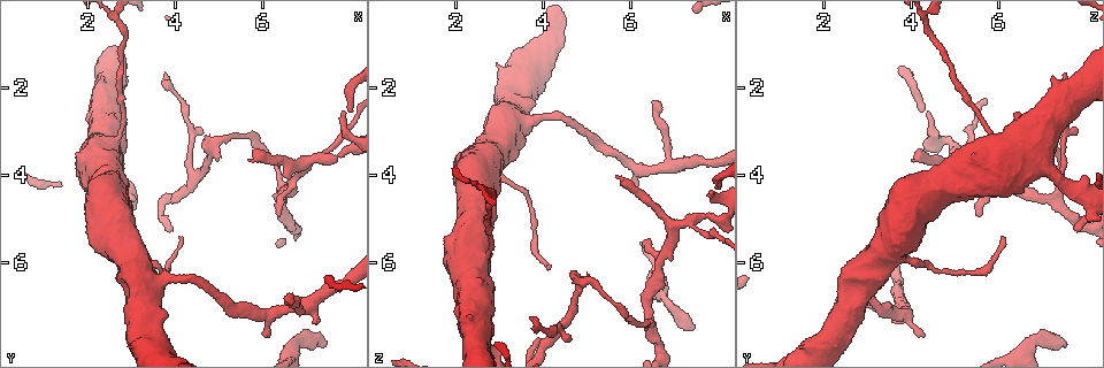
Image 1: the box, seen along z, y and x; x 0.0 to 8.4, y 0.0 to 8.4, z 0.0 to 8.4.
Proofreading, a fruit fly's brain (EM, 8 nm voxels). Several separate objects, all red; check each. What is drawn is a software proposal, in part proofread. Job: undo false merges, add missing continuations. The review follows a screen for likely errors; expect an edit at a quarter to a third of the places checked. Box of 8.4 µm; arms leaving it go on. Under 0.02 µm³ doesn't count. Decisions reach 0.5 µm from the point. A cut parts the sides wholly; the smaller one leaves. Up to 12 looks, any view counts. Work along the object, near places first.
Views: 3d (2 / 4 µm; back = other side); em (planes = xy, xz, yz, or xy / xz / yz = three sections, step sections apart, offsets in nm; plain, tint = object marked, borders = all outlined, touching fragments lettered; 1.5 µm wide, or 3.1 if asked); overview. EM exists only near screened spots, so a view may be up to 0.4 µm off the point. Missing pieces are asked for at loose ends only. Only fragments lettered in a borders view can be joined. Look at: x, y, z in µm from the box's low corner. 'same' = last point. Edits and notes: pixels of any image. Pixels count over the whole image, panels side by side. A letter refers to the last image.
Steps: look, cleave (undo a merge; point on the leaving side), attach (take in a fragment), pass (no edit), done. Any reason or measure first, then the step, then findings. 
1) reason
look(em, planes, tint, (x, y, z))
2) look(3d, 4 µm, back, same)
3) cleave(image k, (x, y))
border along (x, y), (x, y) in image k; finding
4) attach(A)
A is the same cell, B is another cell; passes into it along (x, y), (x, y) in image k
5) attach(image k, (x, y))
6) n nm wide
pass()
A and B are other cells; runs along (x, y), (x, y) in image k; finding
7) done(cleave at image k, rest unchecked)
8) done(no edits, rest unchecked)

branch stops here
look(3d, 4 µm, (3.90, 5.20, 7.65))

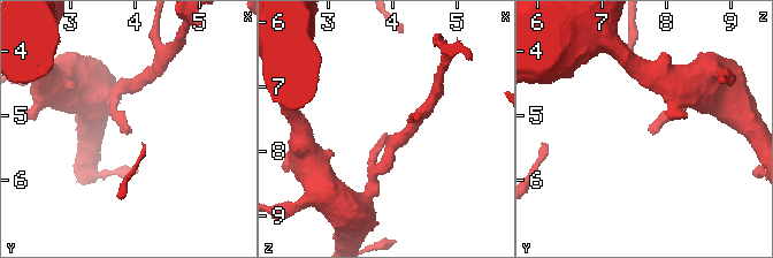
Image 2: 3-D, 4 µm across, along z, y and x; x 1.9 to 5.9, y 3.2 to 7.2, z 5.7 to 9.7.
look(em, xz, step 8, tint, (3.90, 5.20, 7.70))

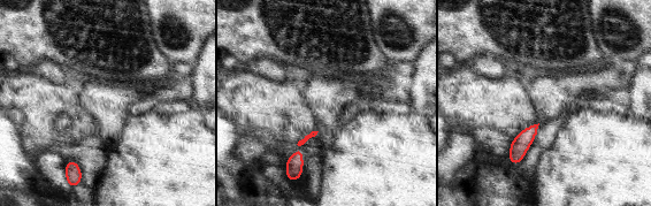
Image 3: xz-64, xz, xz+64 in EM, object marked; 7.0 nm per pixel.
look(em, planes, borders, same)

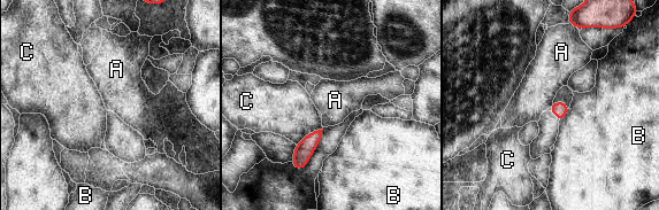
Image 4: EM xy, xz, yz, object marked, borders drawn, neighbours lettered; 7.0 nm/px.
pass()
A, B and C are other cells; border along (552, 102), (548, 108) in image 4; none of them fits

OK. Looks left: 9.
sharp bend
look(em, planes, borders, (5.00, 3.15, 6.40))

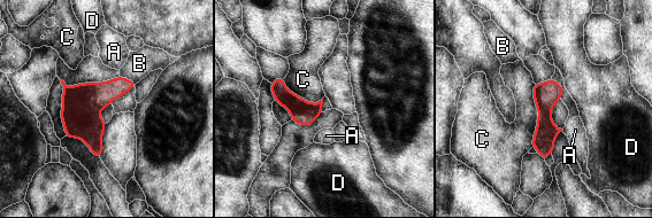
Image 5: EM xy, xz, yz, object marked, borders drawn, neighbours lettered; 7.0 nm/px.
C touches over 460 nm
cleave(image 5, (284, 96))
A, B, C and D are other cells; border along (291, 114), (308, 113), (315, 117) in image 5; two cells meet here

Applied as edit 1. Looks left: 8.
free end
look(em, yz, step 8, borders, (7.45, 7.85, 7.55))

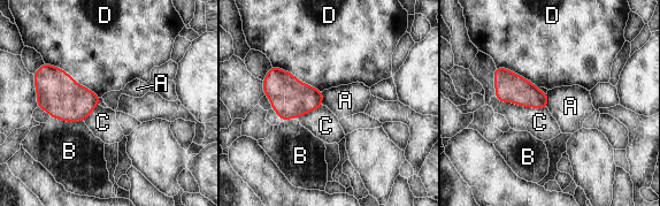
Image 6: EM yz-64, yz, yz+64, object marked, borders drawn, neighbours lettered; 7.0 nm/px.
cut it another way
look(em, planes, borders, same)

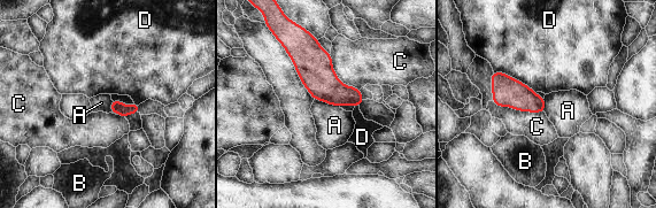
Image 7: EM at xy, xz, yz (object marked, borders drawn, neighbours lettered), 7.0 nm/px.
C touches over 380 nm
pass()
A, B, C and D are other cells; border along (493, 70), (522, 81), (535, 92) in image 7; no lettered fragment goes on from it

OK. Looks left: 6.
an open end
look(em, planes, borders, (6.60, 6.95, 2.30))

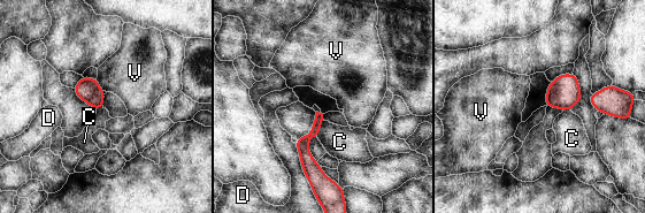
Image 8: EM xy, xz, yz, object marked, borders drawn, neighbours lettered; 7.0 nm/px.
pass()
C, D and V are other cells; runs along (319, 115), (305, 141), (311, 177) in image 8; none of them fits

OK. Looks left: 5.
sudden change in width
look(3d, 4 µm, (2.80, 3.05, 5.75))

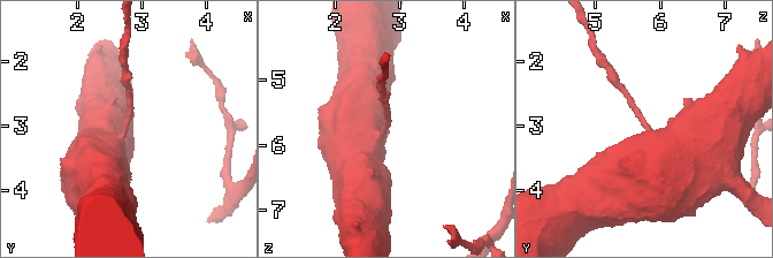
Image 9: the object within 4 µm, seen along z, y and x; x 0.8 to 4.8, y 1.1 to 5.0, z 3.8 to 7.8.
shape alone is not enough
look(em, planes, borders, (2.75, 2.95, 5.80))

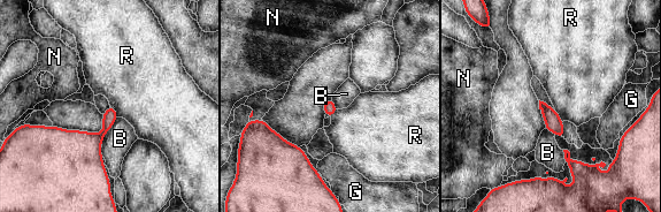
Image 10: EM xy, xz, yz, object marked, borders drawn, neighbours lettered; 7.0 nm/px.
pass()
B, G, N and R are other cells; border along (109, 104), (114, 107), (117, 116) in image 10; continuous, no second cell

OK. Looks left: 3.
done(cleave at image 5, rest unchecked)

